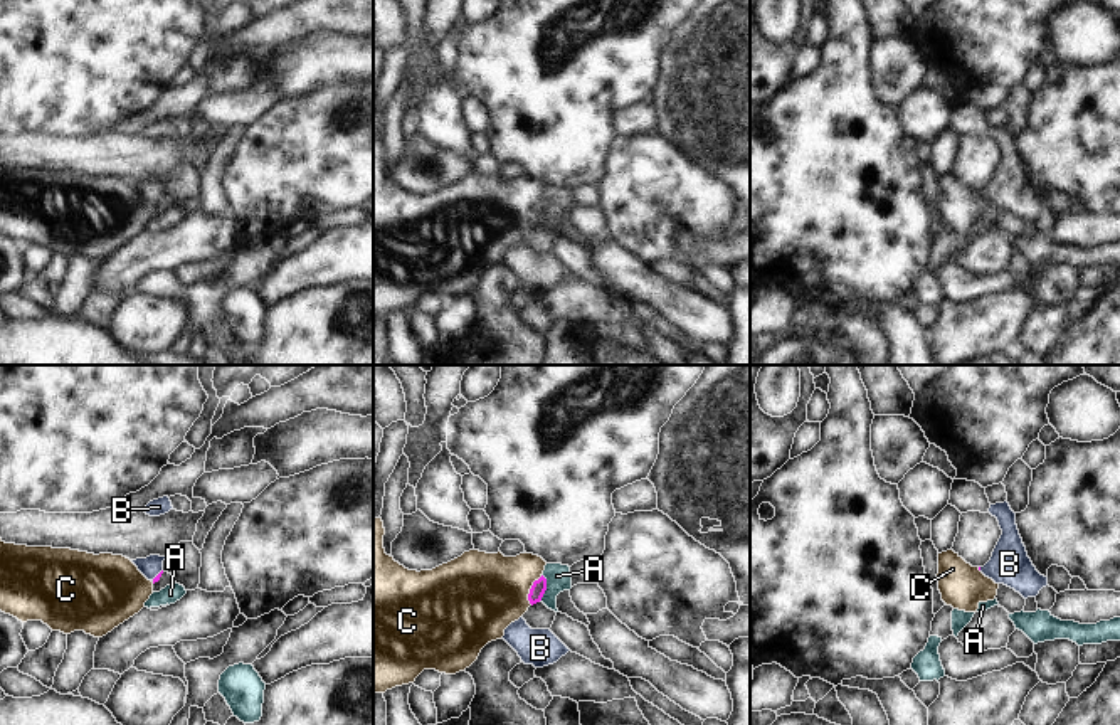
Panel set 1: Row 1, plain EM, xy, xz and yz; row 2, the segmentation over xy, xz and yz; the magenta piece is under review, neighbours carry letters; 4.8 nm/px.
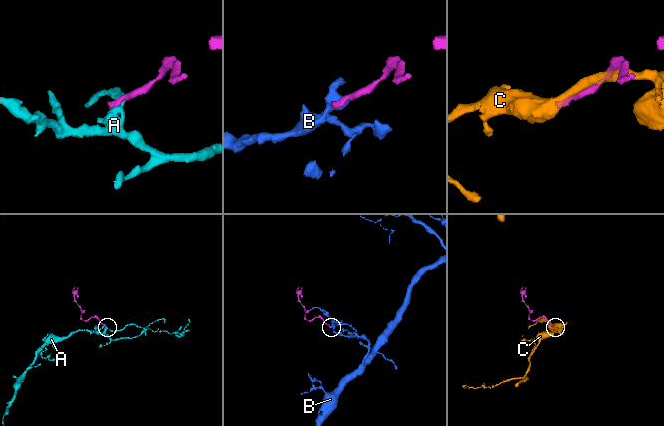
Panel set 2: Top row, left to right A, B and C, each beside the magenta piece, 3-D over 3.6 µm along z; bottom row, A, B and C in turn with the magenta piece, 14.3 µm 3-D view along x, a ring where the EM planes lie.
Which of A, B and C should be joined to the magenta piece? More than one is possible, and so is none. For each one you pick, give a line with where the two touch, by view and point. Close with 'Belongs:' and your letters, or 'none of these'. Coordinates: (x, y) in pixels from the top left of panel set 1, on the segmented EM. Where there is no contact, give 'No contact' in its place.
B: Touches magenta at xy (157, 576)
Belongs: B.

